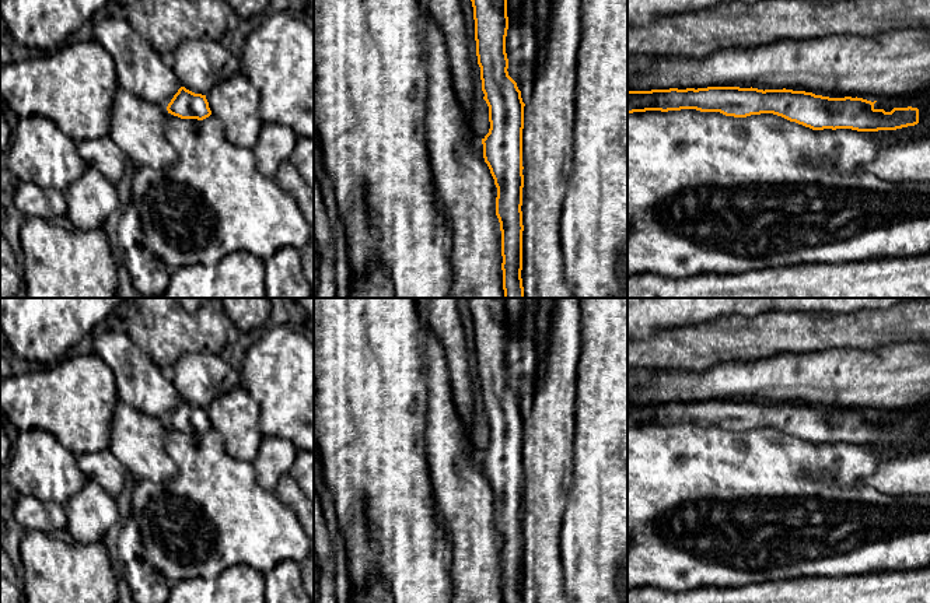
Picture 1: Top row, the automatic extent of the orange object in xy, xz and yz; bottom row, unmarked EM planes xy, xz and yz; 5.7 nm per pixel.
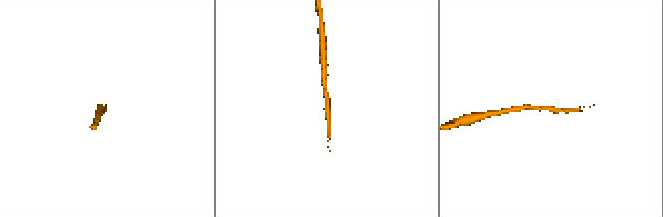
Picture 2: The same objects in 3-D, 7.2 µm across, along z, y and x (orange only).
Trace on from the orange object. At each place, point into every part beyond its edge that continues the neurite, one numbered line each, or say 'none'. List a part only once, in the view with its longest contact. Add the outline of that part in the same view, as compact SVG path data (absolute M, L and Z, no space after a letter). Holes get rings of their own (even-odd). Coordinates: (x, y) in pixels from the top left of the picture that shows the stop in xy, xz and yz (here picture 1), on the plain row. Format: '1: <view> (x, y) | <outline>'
none

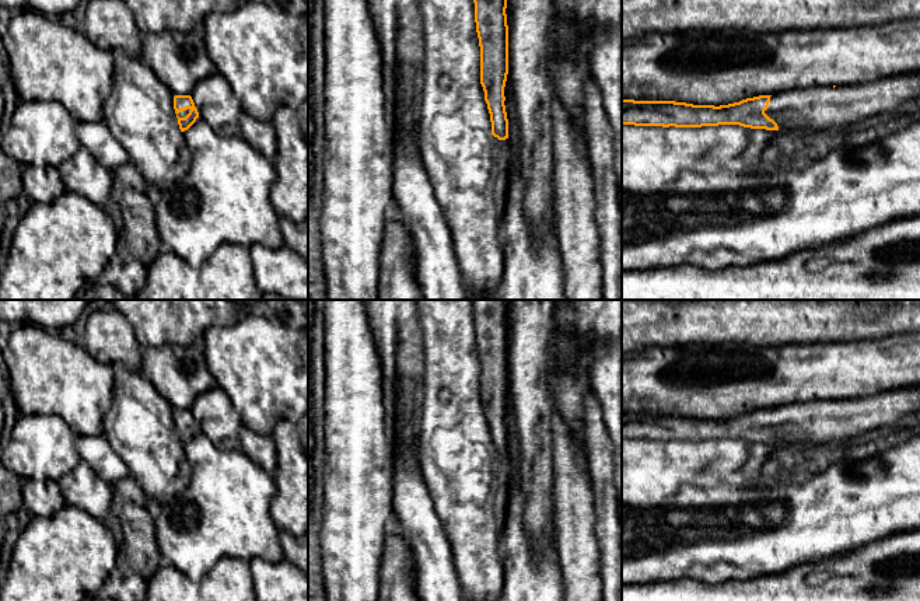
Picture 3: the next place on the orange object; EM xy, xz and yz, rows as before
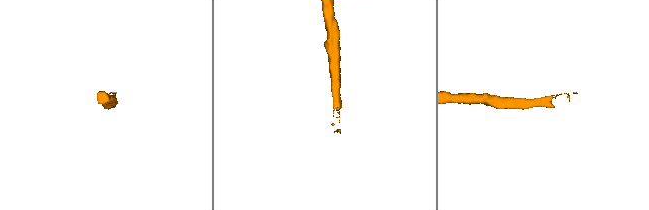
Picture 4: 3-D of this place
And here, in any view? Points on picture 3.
1: yz (811, 423) | M920 387L835 402L809 401L777 406L770 410L765 427L784 447L814 447L889 426L912 412L920 412Z

